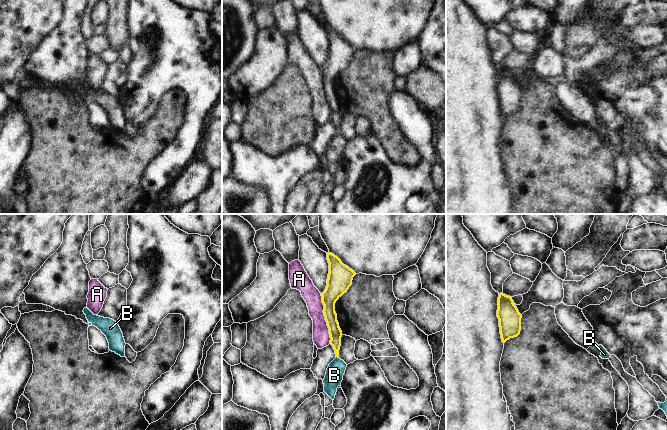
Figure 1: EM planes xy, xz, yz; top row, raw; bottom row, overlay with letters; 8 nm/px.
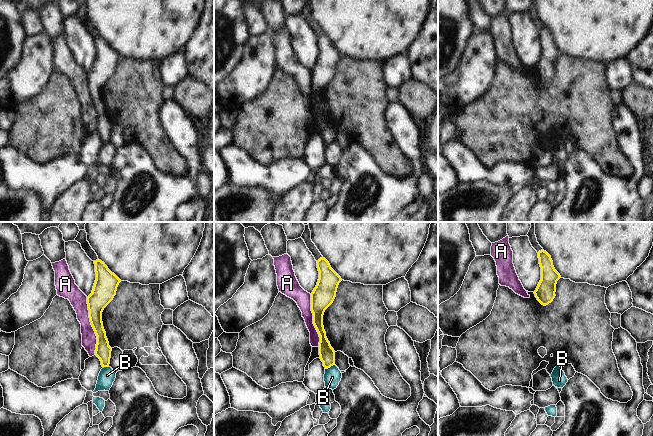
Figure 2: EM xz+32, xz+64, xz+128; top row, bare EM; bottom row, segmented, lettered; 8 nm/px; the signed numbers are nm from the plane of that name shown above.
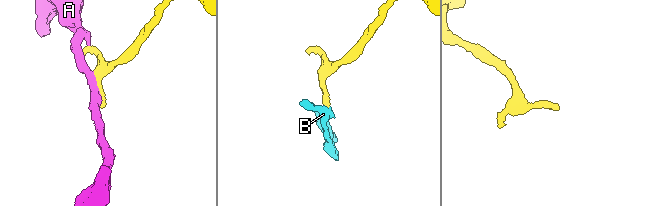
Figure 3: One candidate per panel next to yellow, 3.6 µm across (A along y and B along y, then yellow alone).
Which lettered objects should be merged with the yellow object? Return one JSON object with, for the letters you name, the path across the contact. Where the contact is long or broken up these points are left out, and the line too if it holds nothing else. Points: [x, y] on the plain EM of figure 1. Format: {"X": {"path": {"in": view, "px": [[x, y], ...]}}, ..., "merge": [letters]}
{"merge": []}

